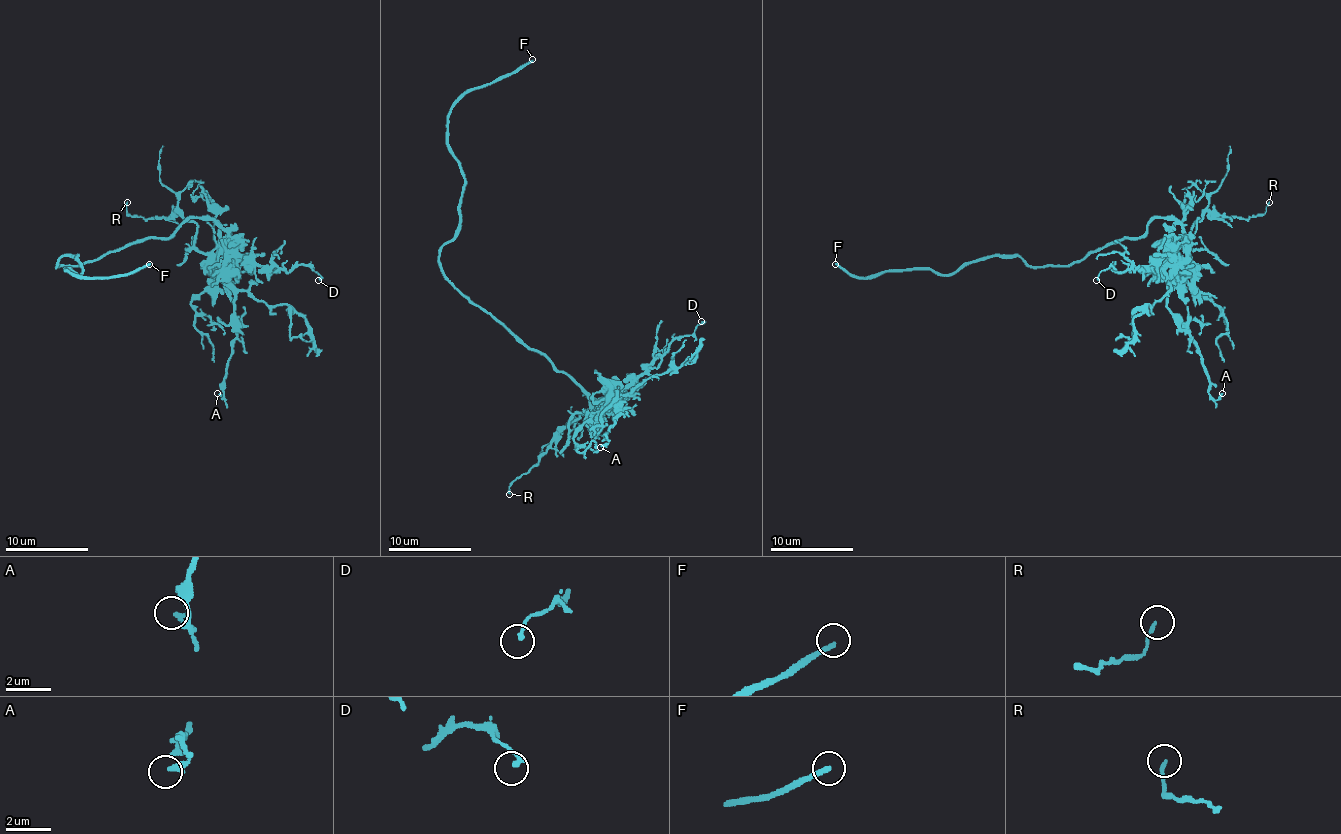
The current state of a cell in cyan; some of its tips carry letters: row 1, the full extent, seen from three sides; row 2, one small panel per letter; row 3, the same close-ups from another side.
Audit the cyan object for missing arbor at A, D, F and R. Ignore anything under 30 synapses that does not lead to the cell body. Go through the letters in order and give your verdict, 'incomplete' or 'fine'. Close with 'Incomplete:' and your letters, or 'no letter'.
A: fine
D: fine
F: incomplete
R: fine
Incomplete: F

